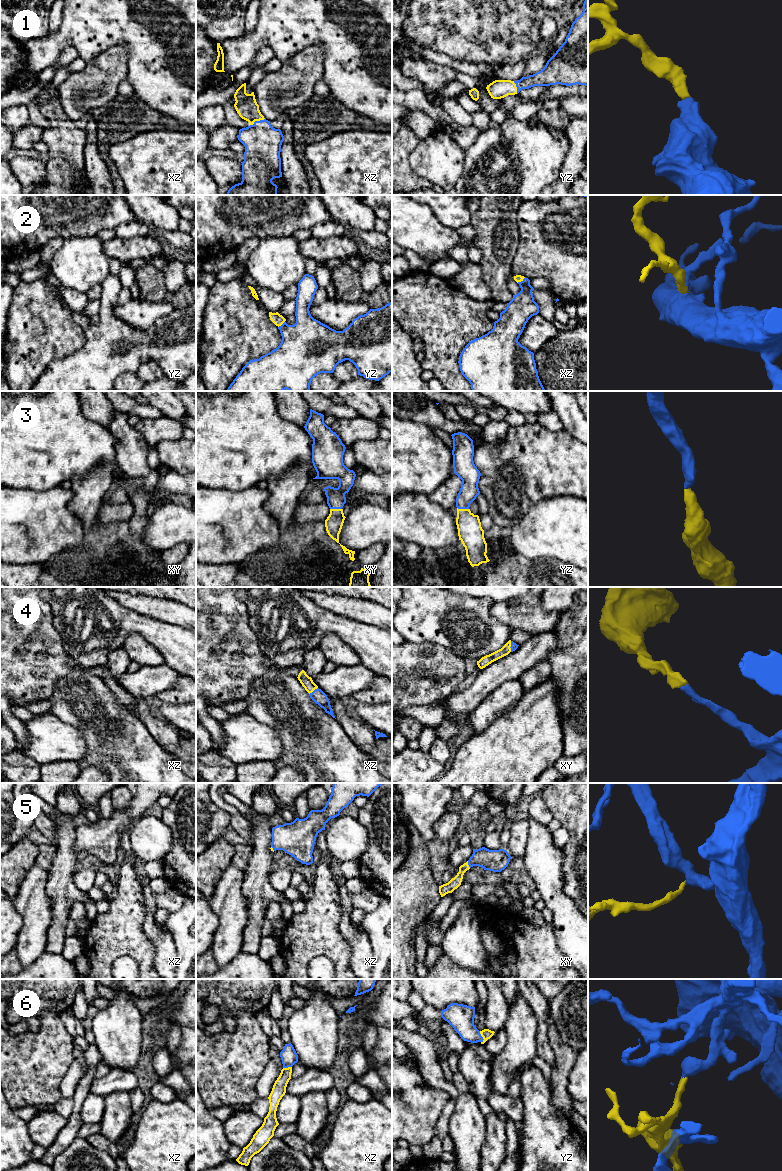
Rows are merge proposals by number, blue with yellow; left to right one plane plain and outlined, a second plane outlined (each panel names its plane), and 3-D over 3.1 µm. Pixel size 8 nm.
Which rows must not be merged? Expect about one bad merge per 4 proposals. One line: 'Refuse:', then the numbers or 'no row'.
Refuse: no row

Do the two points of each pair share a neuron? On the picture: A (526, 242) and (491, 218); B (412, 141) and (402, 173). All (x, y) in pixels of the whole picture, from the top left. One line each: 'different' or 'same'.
A: different
B: same

